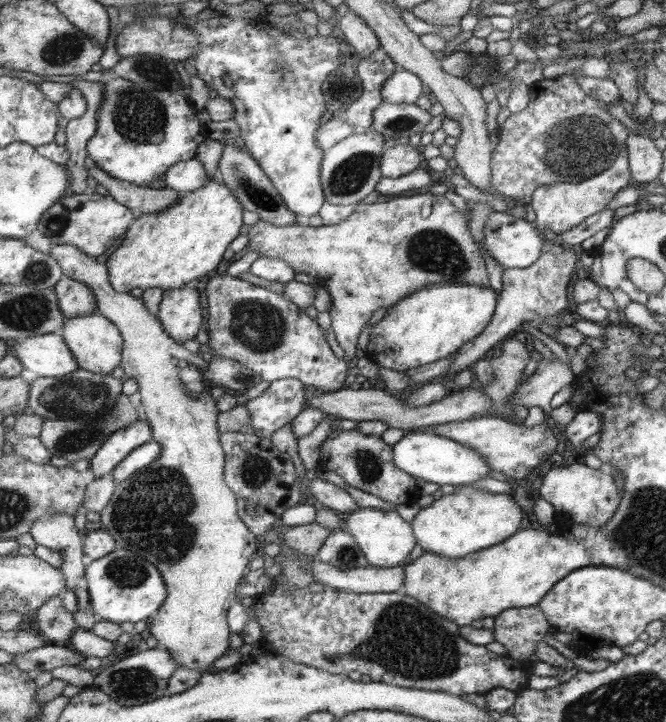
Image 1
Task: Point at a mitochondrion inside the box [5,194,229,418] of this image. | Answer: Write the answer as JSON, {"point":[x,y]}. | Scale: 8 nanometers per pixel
{"point":[38,271]}

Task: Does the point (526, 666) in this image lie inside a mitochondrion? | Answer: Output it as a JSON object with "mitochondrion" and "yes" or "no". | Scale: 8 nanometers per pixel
{"mitochondrion":"no"}

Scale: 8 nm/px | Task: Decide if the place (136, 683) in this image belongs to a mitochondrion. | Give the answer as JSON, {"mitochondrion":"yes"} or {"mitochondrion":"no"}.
{"mitochondrion":"yes"}

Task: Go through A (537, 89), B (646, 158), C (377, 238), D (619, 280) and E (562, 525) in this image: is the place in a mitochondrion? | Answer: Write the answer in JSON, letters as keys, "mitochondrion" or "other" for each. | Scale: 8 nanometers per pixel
{"A":"other","B":"other","C":"other","D":"other","E":"other"}

